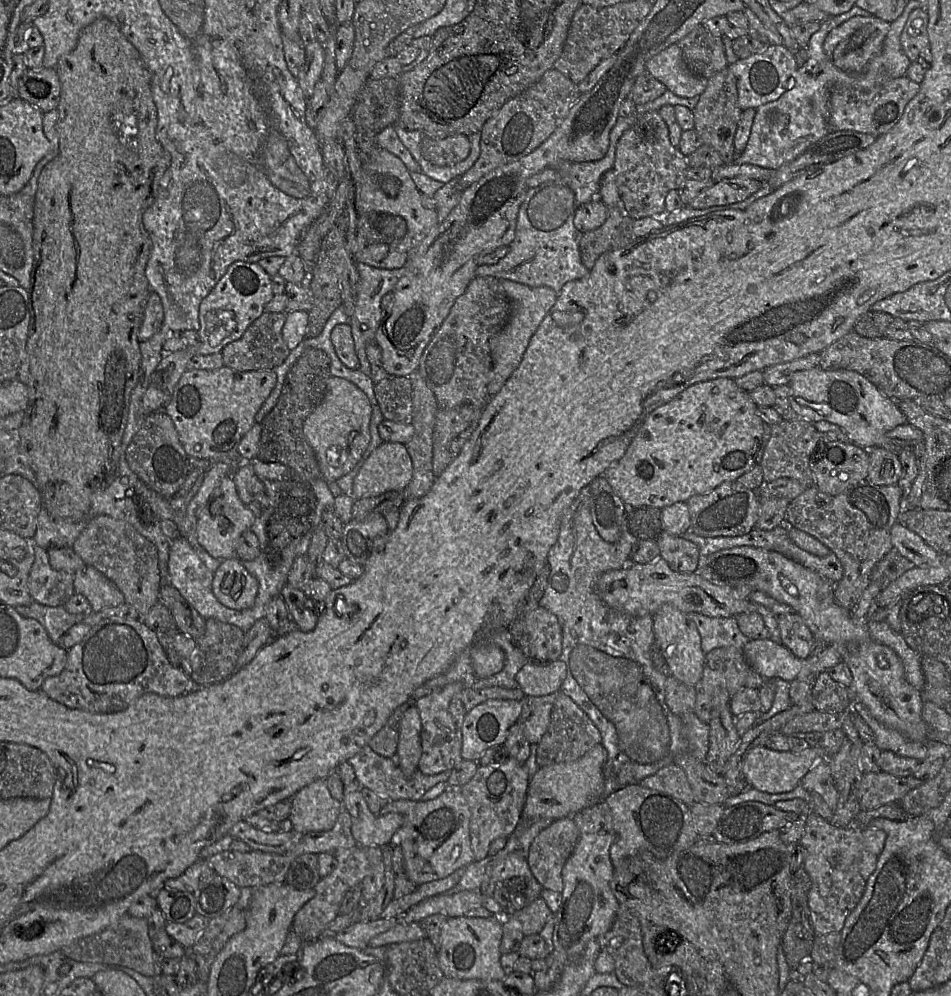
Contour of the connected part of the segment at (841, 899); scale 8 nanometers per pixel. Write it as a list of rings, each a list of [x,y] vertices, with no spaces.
[[[813,810],[803,819],[805,832],[799,845],[804,853],[803,868],[811,880],[808,905],[816,936],[825,937],[843,929],[846,918],[858,904],[866,882],[875,870],[878,856],[865,848],[861,827],[833,826]]]

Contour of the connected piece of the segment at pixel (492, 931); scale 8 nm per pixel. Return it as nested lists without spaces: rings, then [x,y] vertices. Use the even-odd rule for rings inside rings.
[[[451,917],[443,924],[438,951],[439,966],[445,977],[469,980],[499,980],[507,976],[502,969],[500,943],[503,928],[502,918]]]

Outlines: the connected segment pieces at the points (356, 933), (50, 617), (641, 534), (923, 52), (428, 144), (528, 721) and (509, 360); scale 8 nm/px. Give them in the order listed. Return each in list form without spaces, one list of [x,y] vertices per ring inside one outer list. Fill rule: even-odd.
[[[399,917],[355,922],[336,934],[335,938],[344,945],[362,950],[368,947],[370,939],[394,927],[398,922]]]
[[[35,601],[27,606],[17,606],[15,609],[22,616],[37,620],[55,644],[58,644],[62,636],[74,625],[82,622],[86,616],[70,614],[65,606],[50,607]]]
[[[627,506],[630,532],[639,540],[656,539],[663,531],[660,508]]]
[[[927,8],[913,10],[906,21],[900,36],[900,44],[911,62],[916,60],[932,62],[933,54],[928,25],[929,15]]]
[[[453,135],[443,139],[424,136],[421,143],[423,157],[432,165],[453,166],[470,153],[471,144],[465,135]]]
[[[556,693],[545,696],[525,696],[518,724],[530,744],[538,744],[547,731]]]
[[[501,280],[501,282],[510,300],[511,308],[505,326],[489,340],[493,362],[492,378],[487,386],[490,396],[498,393],[518,368],[533,334],[558,298],[558,294],[547,286],[531,287],[511,280]]]

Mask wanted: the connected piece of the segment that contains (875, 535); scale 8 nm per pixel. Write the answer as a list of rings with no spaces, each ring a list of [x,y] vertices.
[[[865,479],[838,495],[823,493],[813,485],[789,502],[784,524],[816,538],[836,555],[842,565],[843,576],[834,586],[834,601],[850,611],[872,581],[872,573],[877,563],[892,551],[890,530],[903,509],[903,491],[897,484],[877,486]]]

